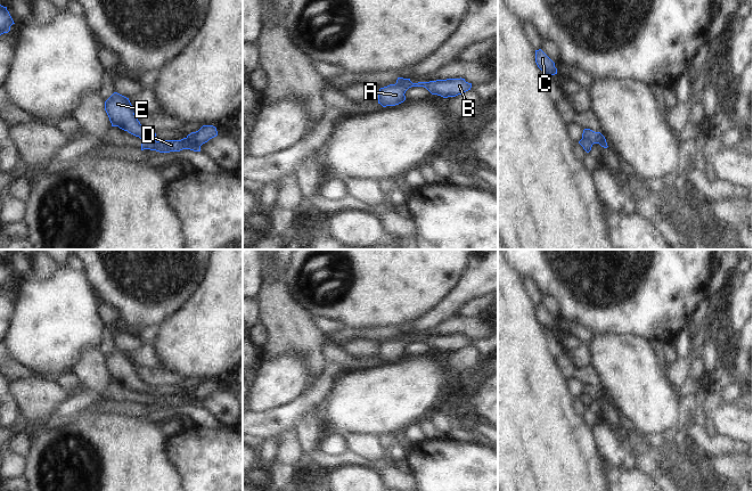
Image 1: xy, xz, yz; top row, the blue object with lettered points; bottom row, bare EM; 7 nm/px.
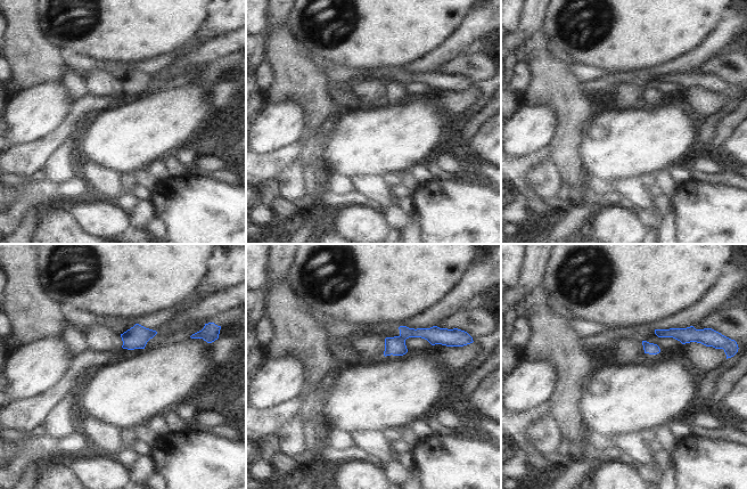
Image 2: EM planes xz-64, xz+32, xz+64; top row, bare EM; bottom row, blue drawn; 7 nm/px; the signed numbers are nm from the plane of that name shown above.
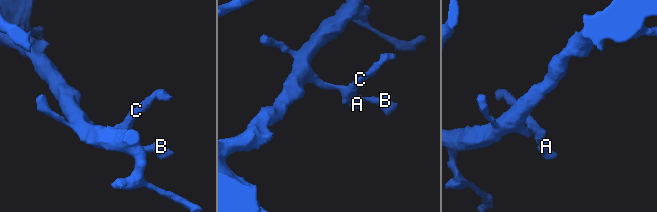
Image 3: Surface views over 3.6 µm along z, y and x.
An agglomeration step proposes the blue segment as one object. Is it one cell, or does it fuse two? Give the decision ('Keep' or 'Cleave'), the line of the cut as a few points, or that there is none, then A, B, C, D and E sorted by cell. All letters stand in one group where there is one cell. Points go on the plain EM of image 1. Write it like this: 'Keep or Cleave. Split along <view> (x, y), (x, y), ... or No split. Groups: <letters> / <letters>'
Cleave. Split along xy (141, 393), (154, 395). Groups: A C E / B D

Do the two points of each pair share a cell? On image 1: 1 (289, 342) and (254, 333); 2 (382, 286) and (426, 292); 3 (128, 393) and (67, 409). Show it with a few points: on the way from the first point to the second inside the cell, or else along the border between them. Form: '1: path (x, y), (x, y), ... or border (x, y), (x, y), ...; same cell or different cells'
1: border (259, 322), (265, 334), (264, 343), (260, 349); different cells
2: path (393, 286), (415, 286); same cell
3: path (113, 393), (82, 399); same cell

